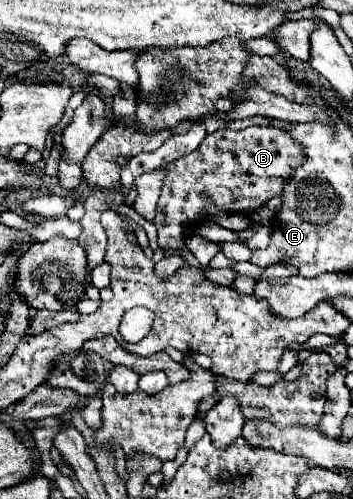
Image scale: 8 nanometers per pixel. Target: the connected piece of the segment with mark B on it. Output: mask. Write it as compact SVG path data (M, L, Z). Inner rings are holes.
M250 126L244 130L216 130L202 140L196 152L158 168L156 172L164 170L166 176L162 180L154 224L164 256L182 256L180 250L186 248L186 234L208 218L208 202L226 214L250 214L284 192L286 182L296 166L304 164L304 158L304 146L282 128Z

